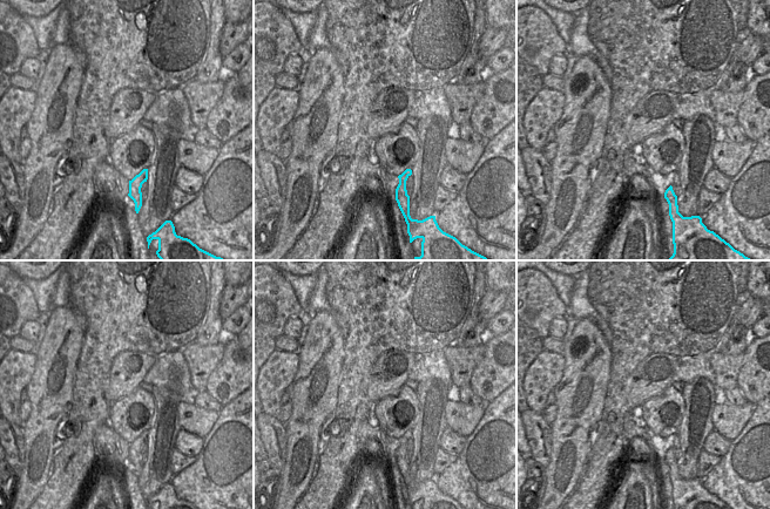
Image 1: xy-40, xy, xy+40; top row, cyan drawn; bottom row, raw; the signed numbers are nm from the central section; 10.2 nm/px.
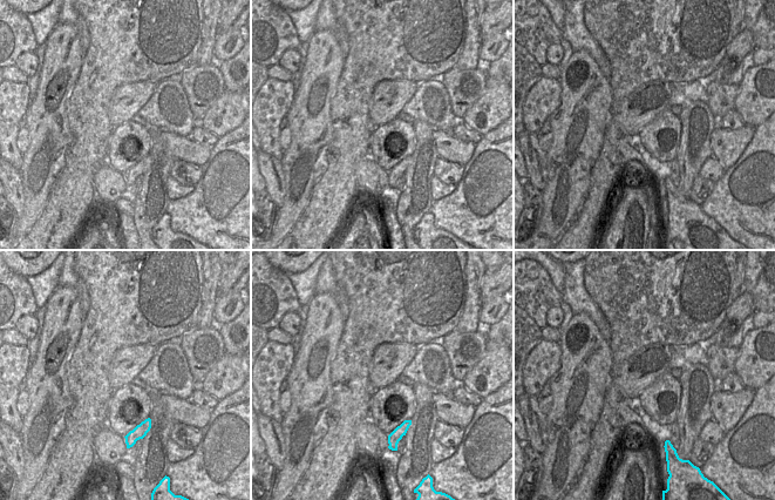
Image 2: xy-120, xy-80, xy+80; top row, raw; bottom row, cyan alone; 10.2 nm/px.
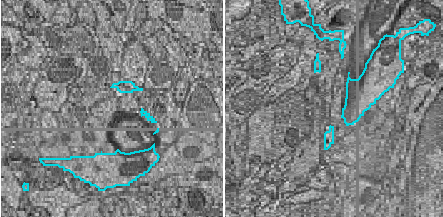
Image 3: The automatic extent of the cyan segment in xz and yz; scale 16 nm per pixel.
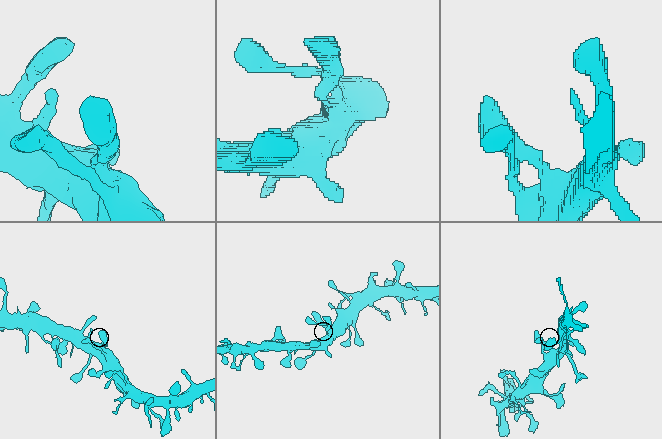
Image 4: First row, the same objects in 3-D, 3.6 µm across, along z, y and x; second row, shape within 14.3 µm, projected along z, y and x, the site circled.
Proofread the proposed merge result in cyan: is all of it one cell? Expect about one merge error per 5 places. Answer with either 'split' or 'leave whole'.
leave whole

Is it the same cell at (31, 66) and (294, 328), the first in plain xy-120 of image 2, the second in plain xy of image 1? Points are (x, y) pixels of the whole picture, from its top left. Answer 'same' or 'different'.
same

